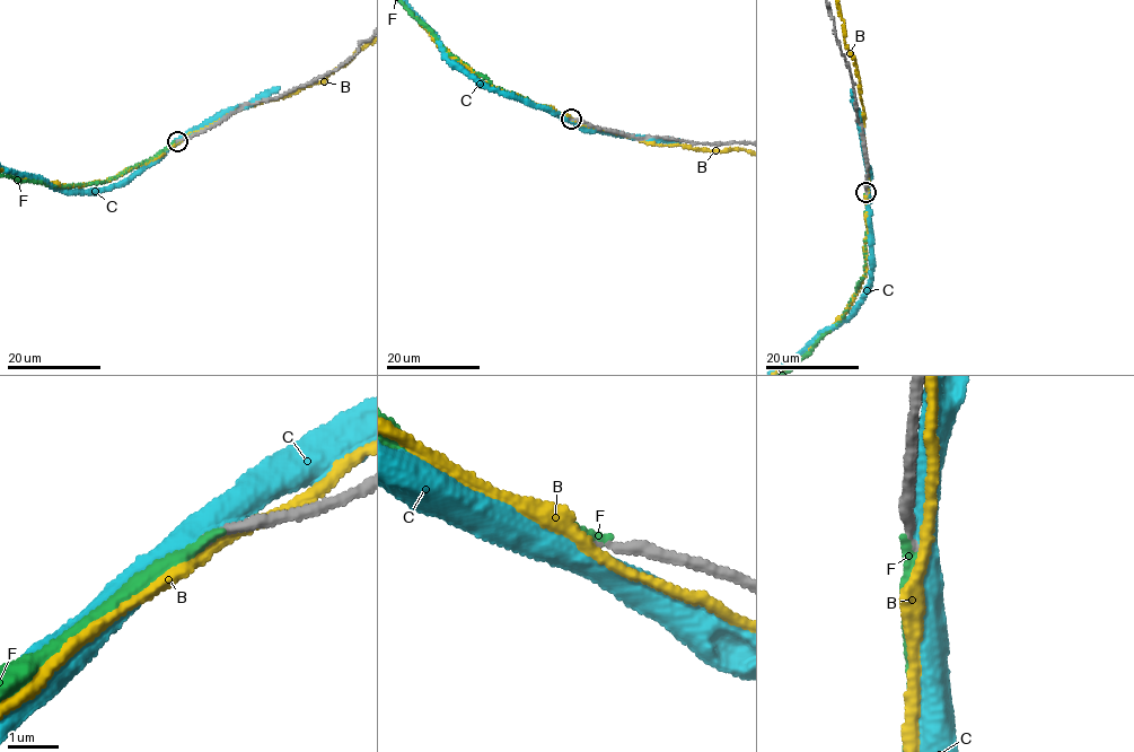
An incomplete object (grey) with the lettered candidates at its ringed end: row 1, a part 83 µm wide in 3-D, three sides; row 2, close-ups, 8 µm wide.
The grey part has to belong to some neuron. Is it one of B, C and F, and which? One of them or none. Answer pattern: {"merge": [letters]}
{"merge": ["F"]}

